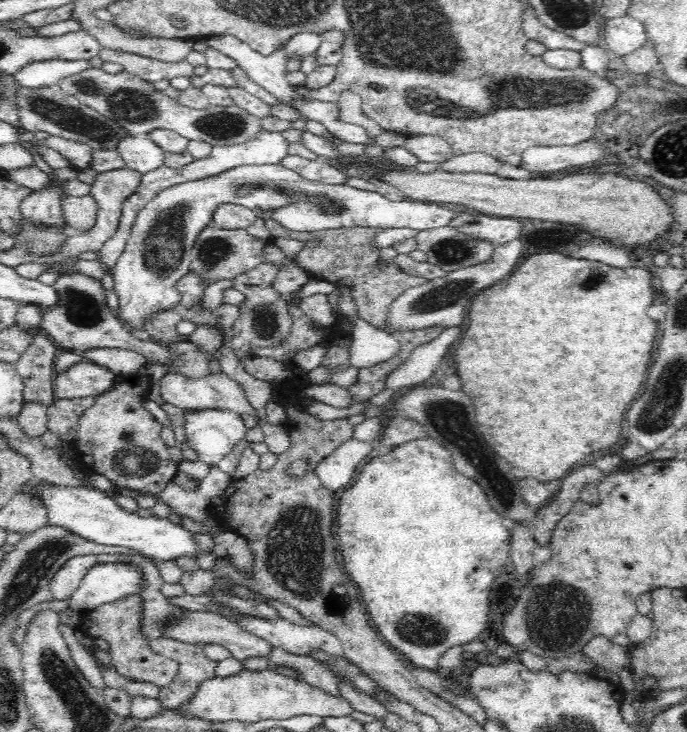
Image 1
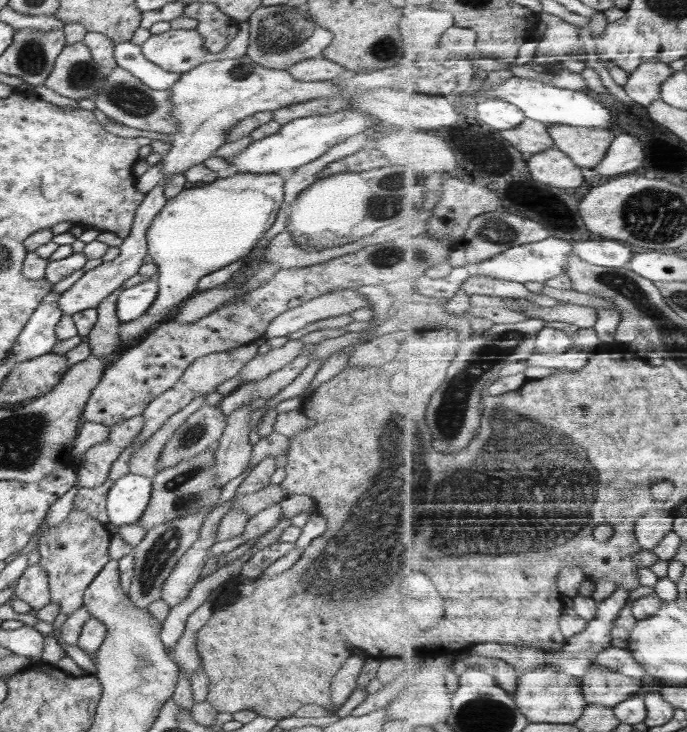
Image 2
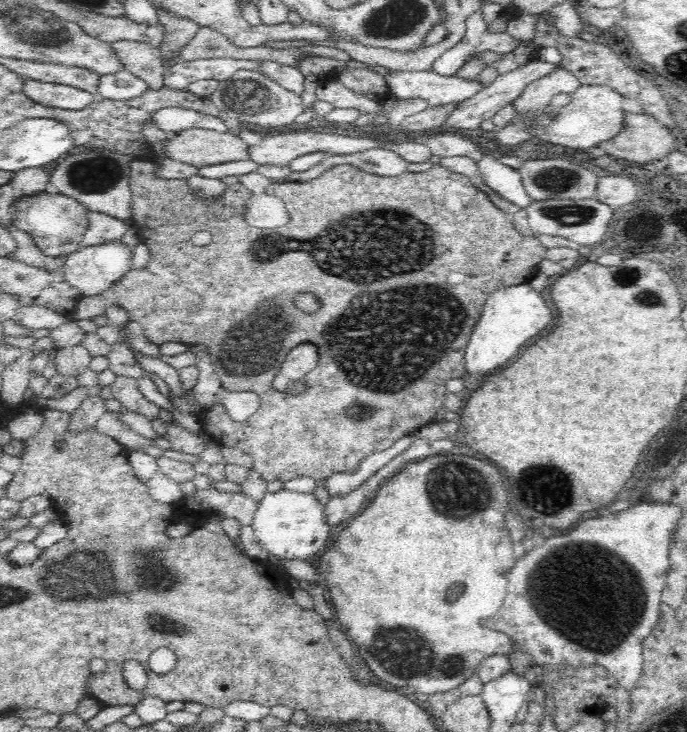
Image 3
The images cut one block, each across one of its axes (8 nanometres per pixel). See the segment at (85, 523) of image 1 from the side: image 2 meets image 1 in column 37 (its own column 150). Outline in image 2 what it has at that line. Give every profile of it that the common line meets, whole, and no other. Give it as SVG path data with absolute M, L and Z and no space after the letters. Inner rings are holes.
M128 473L115 480L106 496L109 526L137 526L151 495L151 478Z

